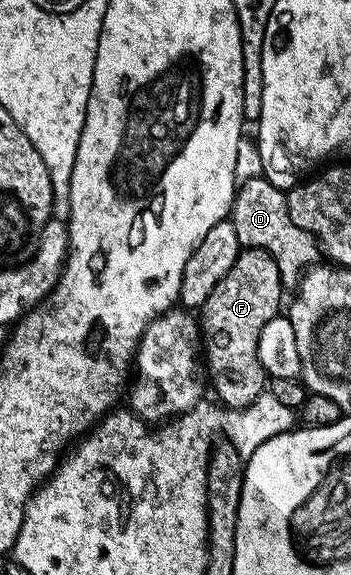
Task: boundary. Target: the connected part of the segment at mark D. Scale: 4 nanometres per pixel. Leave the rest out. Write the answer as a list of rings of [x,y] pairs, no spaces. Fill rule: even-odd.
[[[265,176],[250,178],[234,192],[234,205],[230,207],[228,220],[236,228],[239,247],[257,248],[268,252],[276,260],[276,268],[286,288],[297,287],[304,271],[320,258],[320,246],[316,239],[292,220],[286,207],[286,194],[269,182]]]

